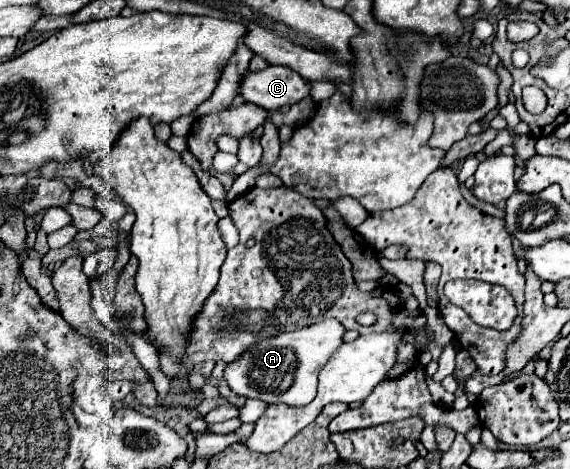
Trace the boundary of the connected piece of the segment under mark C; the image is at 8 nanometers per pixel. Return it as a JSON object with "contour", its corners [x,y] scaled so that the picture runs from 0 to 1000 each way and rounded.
{"contour":[[[472,139],[461,151],[433,151],[423,177],[423,207],[468,237],[507,232],[542,207],[546,181],[507,143]]]}

